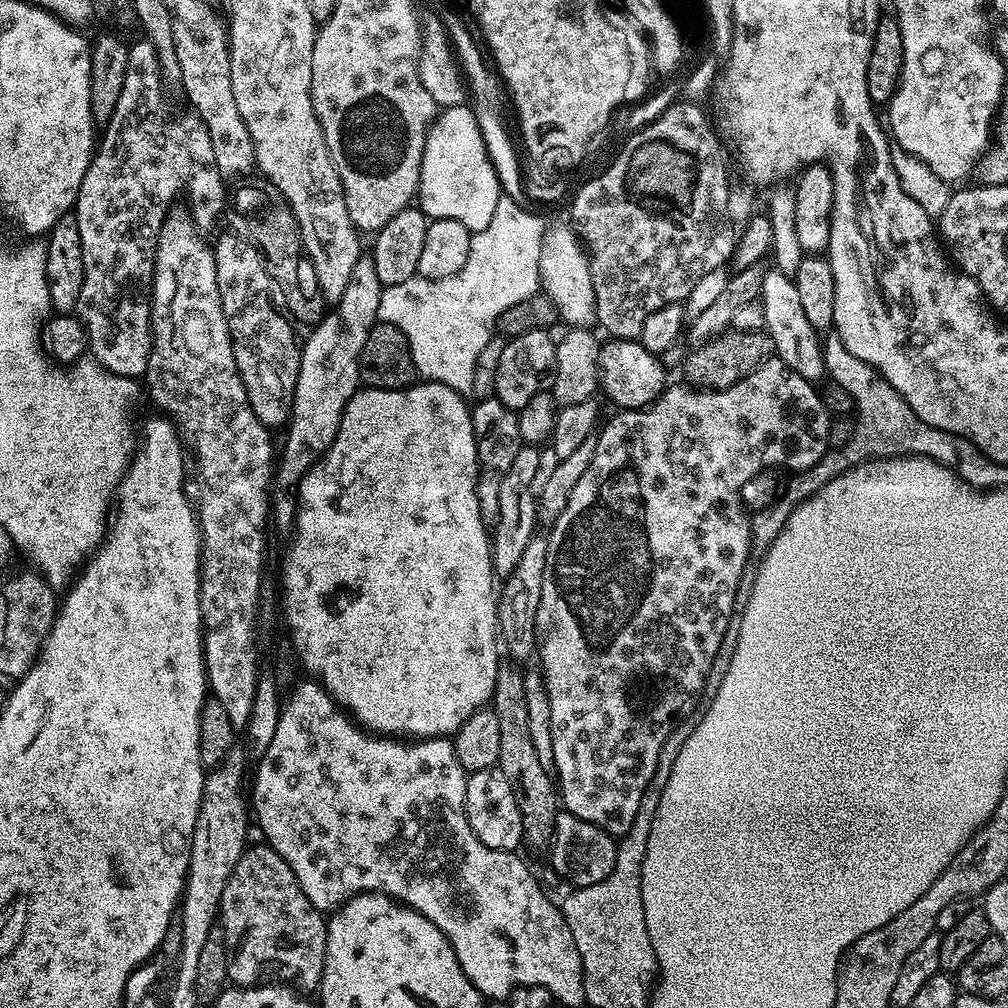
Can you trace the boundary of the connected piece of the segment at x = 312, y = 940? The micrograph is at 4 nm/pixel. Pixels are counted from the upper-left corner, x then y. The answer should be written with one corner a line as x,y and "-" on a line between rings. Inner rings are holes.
260,842
257,848
245,847
238,866
220,899
219,927
224,930
228,947
228,979
241,988
255,988
262,984
282,984
304,994
317,991
324,973
328,922
325,913
319,912
302,894
294,870
267,843

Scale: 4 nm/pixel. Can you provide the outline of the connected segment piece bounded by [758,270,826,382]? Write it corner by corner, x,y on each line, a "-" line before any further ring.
775,270
765,271
758,302
764,307
763,331
773,340
774,352
779,360
786,362
786,366
790,366
790,370
794,370
802,378
813,382
825,379
822,340
802,310
793,277

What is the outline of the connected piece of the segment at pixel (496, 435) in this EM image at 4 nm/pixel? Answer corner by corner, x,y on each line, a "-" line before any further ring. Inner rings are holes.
495,398
476,400
470,408
474,438
476,439
476,462
478,475
476,478
476,493
480,517
485,525
495,525
498,518
498,494
502,490
502,482
510,475
510,466
517,457
522,441
518,434
518,415
512,412
502,402

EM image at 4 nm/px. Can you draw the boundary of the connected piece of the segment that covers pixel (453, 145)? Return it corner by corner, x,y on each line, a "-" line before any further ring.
471,107
443,109
433,119
424,143
418,206
432,220
462,222
462,226
473,233
486,230
490,218
494,218
494,206
498,206
501,195
499,178

